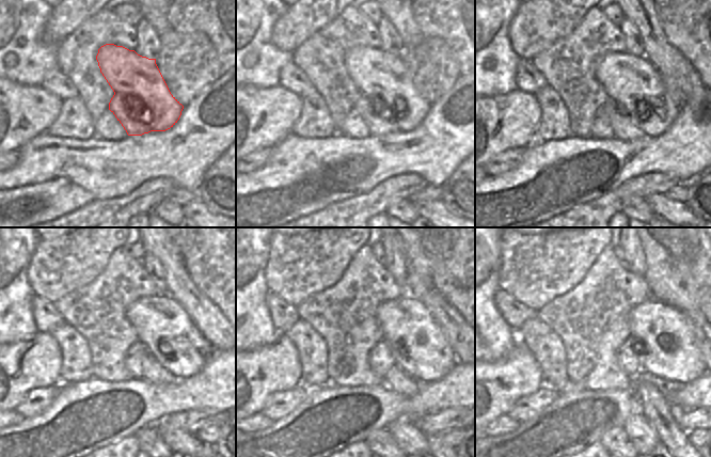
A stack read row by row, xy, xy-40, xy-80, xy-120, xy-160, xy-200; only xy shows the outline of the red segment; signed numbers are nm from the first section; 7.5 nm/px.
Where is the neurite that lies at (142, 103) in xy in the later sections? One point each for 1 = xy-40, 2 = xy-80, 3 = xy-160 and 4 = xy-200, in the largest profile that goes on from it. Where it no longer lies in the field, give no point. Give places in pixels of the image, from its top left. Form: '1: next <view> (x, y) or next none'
1: next xy-40 (390, 103)
2: next xy-80 (637, 106)
3: next xy-160 (422, 352)
4: next xy-200 (670, 351)

